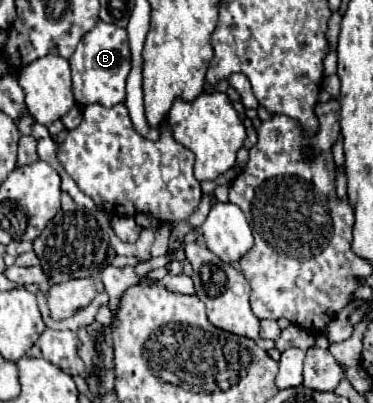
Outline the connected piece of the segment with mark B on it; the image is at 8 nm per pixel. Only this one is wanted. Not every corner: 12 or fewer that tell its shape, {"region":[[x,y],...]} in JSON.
{"region":[[107,22],[69,58],[79,106],[125,102],[127,30]]}

